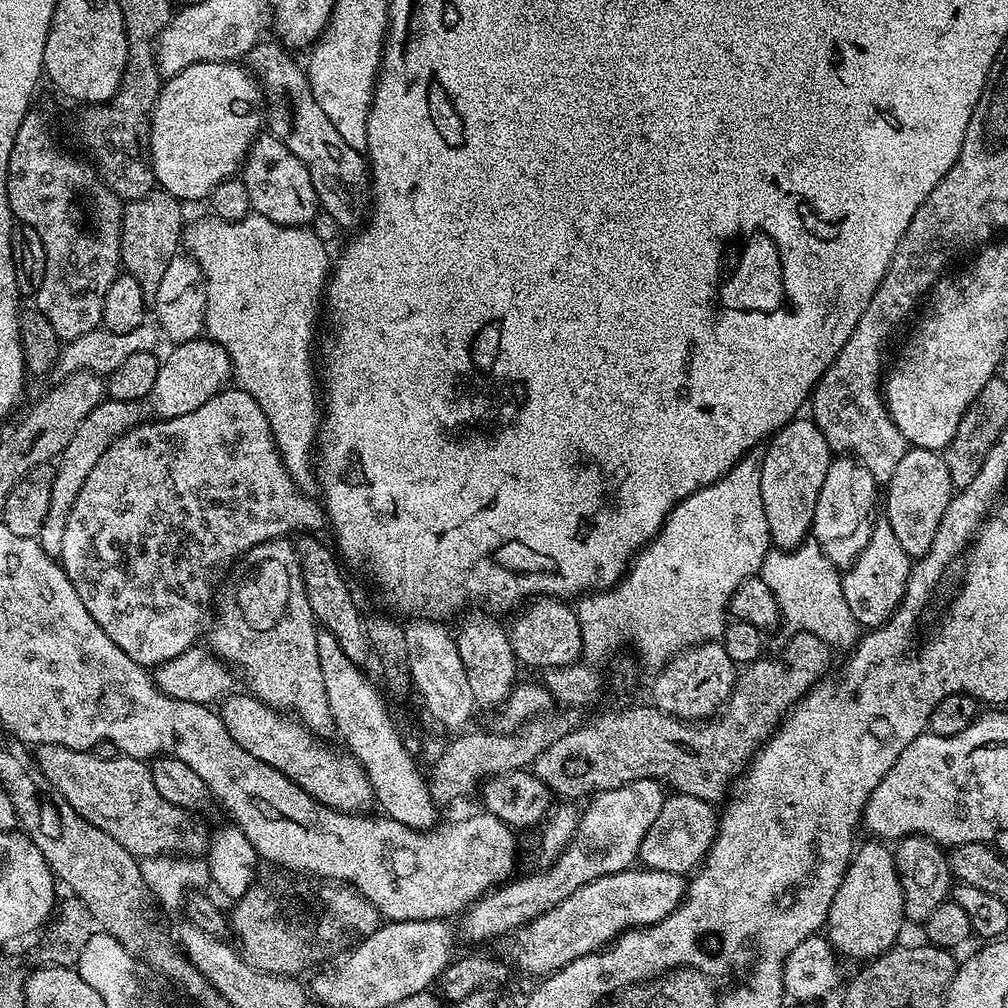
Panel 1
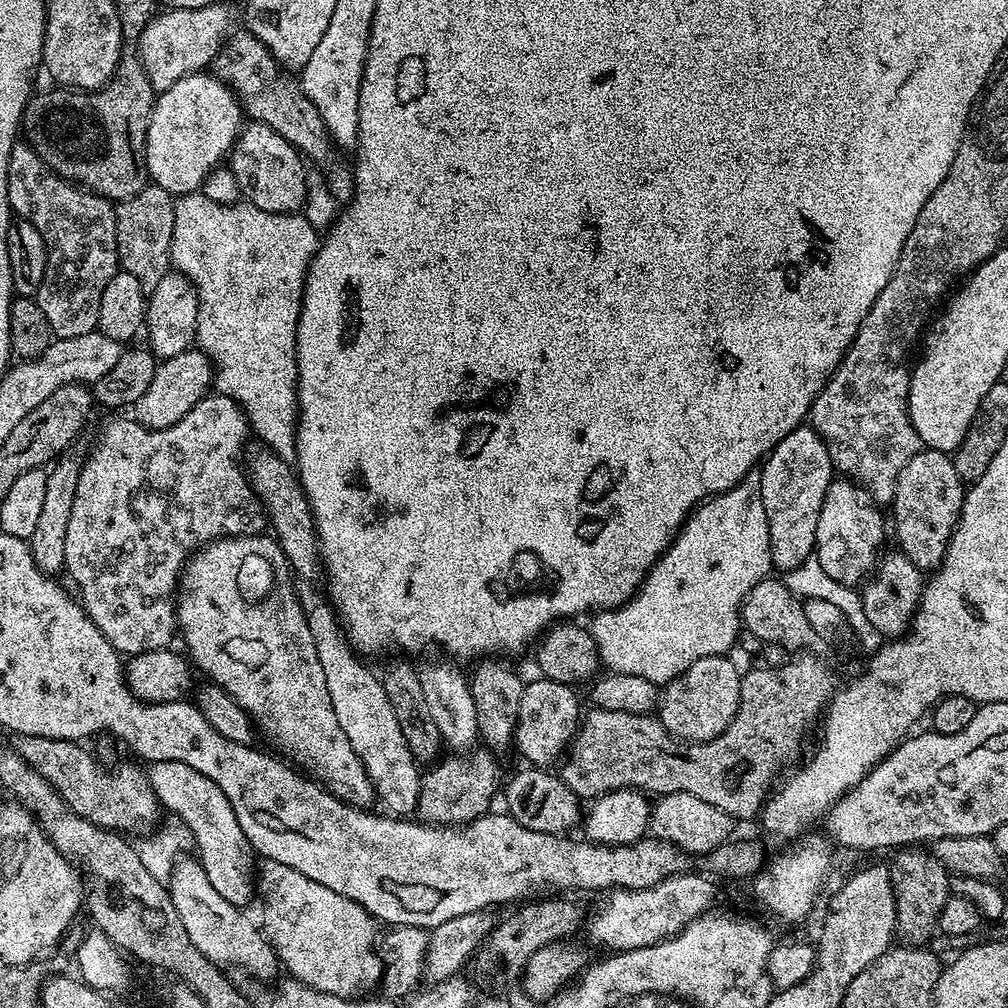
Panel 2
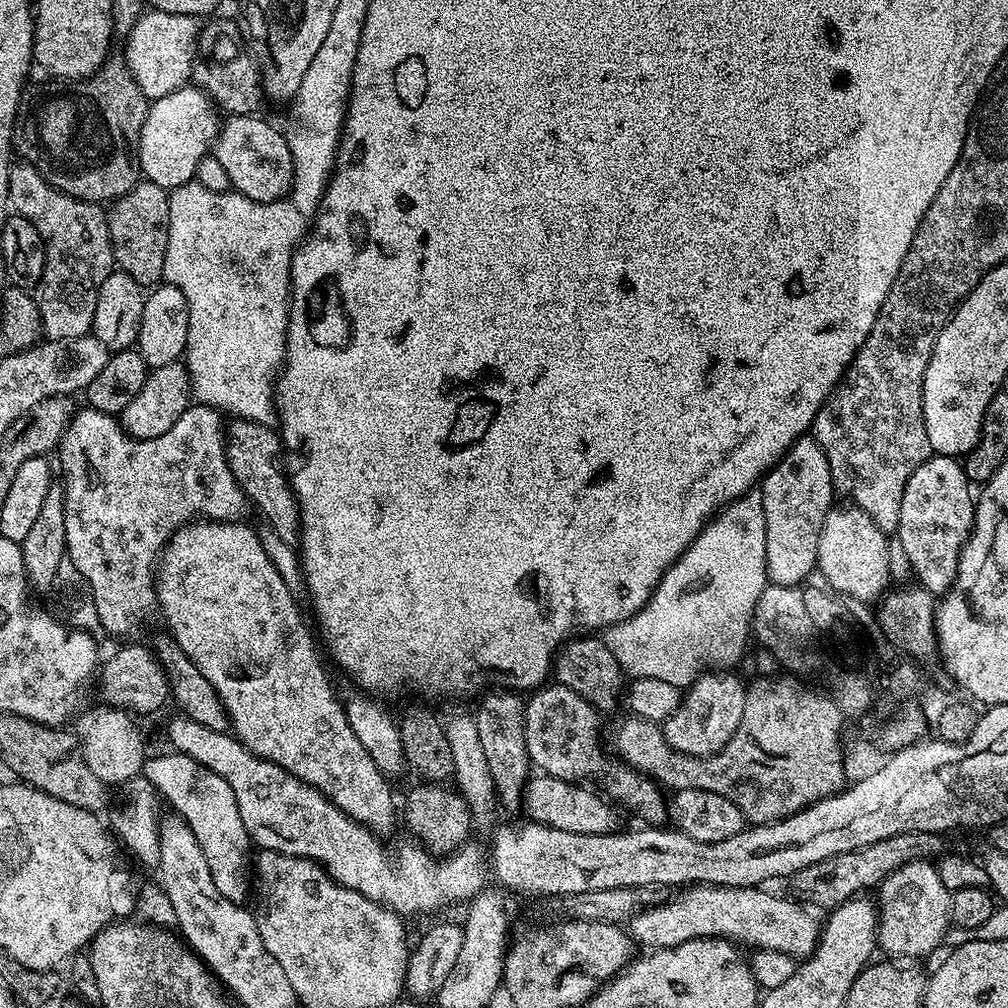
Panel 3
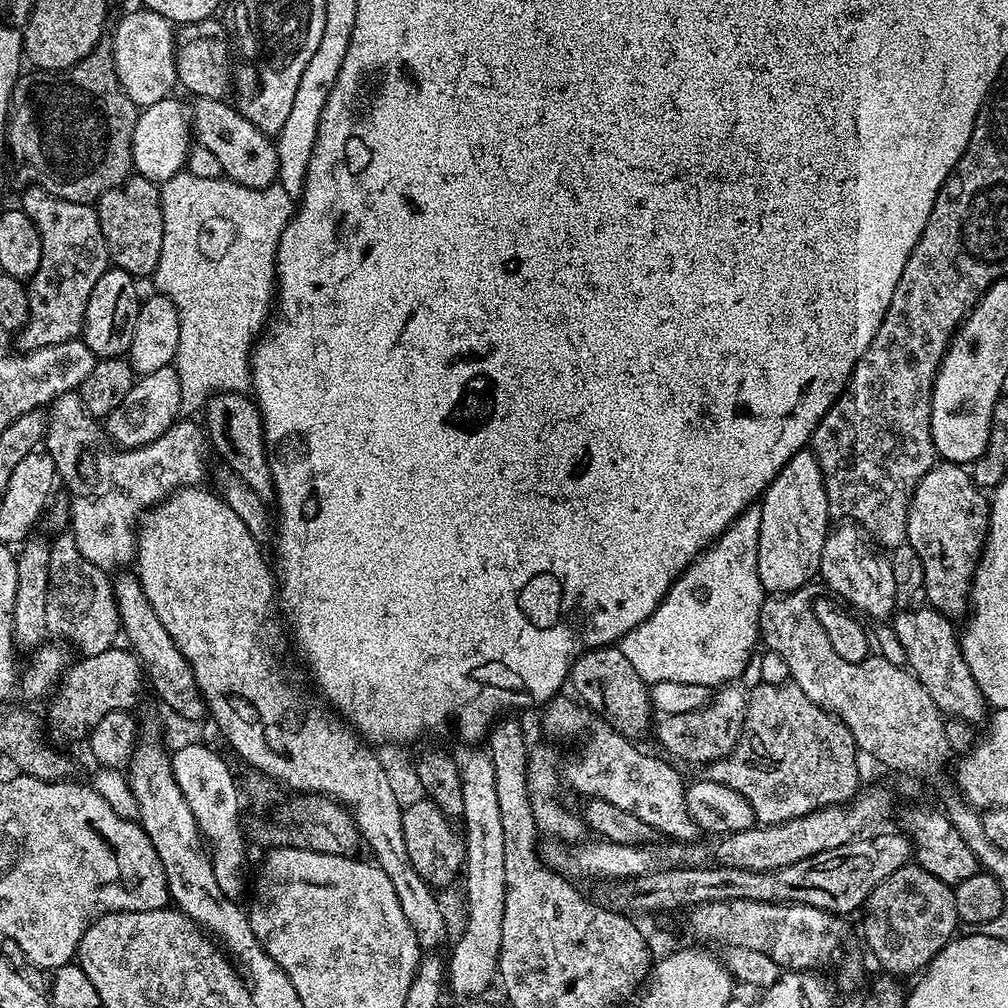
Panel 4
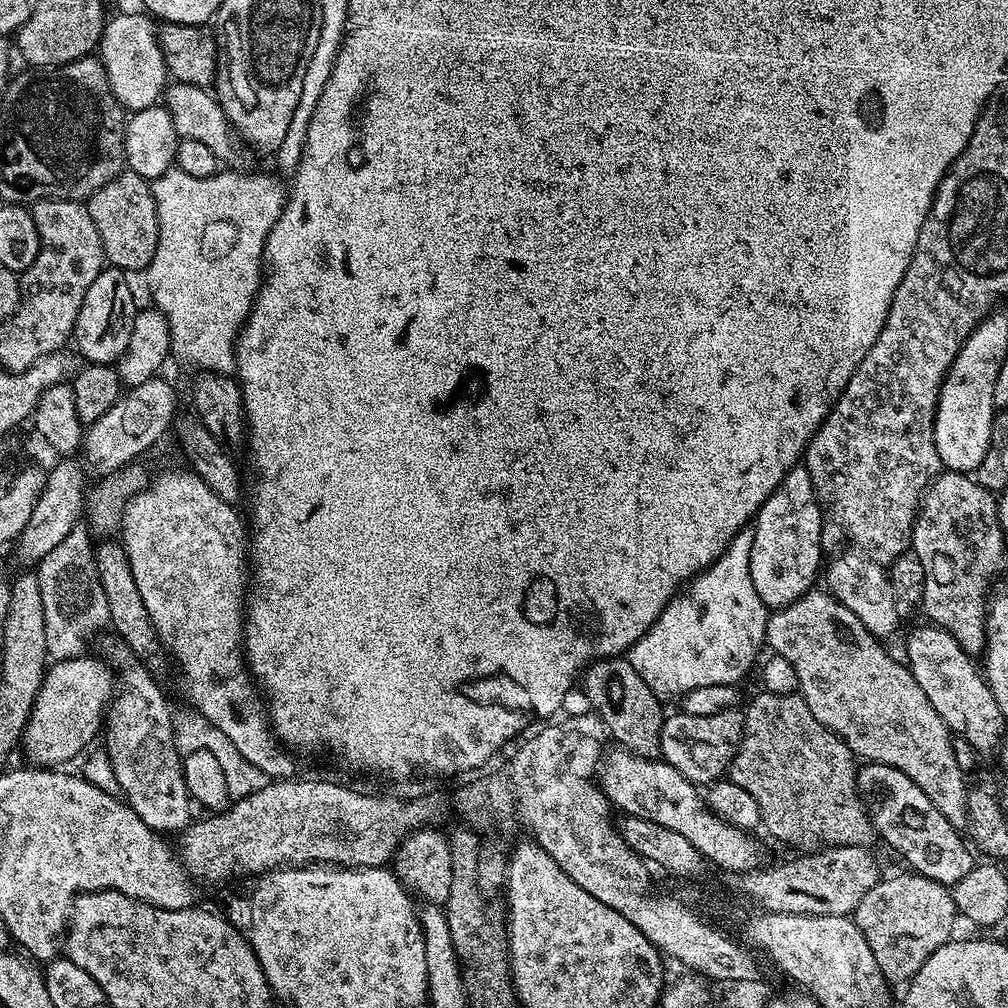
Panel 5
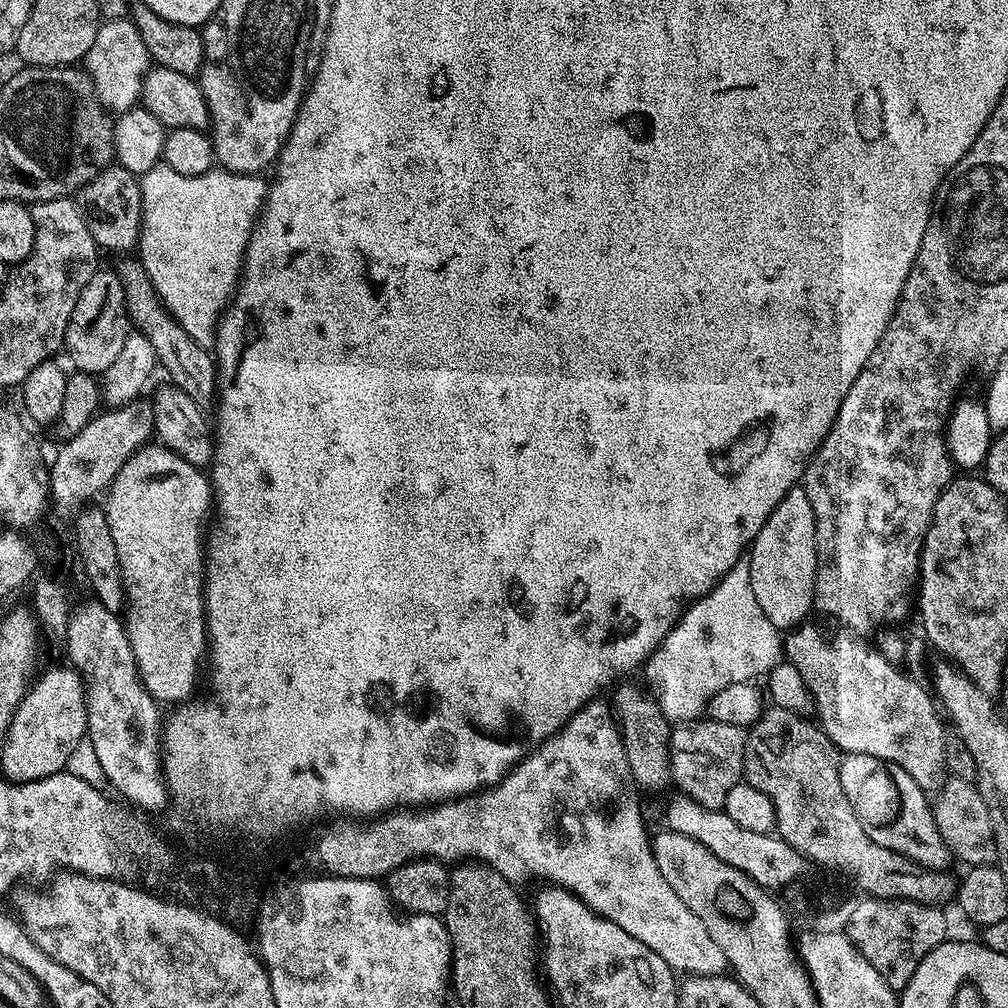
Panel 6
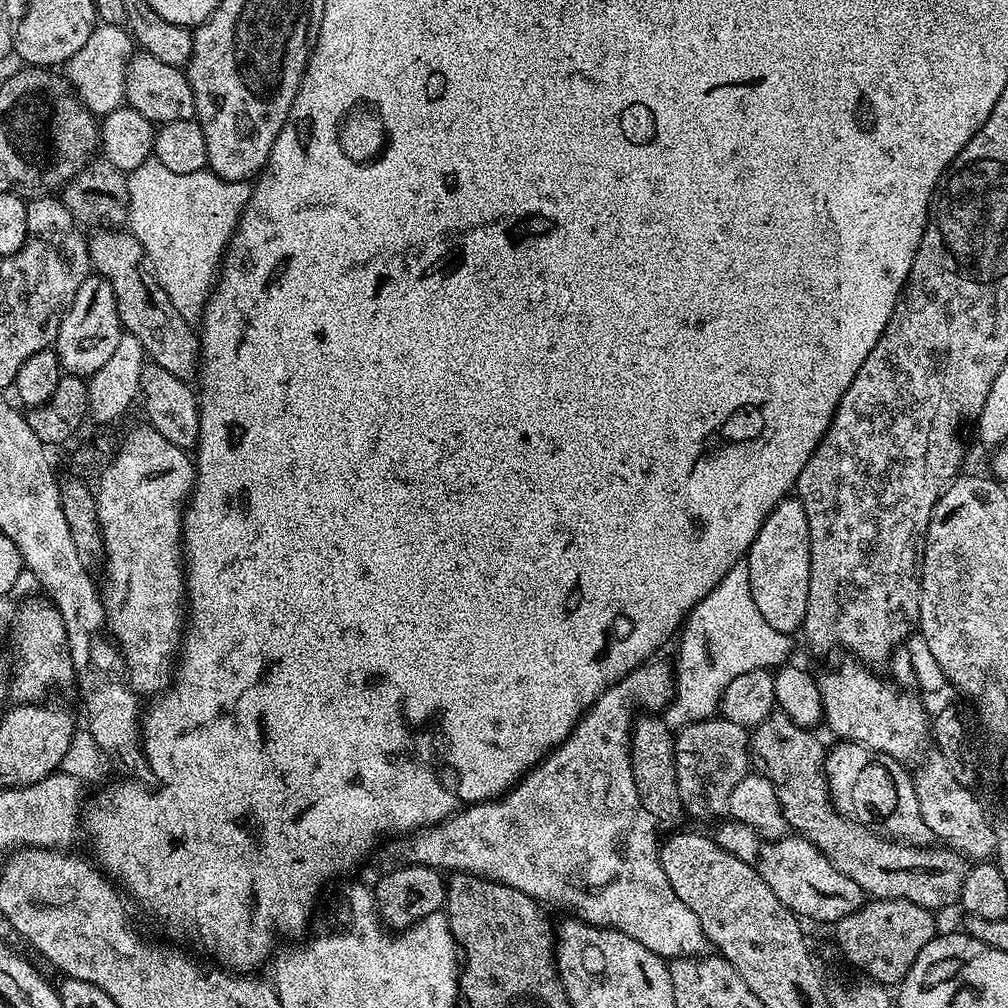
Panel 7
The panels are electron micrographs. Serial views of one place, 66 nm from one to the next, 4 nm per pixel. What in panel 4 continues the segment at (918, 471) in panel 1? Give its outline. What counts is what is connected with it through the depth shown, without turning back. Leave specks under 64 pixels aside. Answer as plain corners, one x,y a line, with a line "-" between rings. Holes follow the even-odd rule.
937,462
918,482
918,486
912,495
912,501
908,507
908,539
907,547
912,547
916,551
916,556
920,559
920,568
924,571
924,592
928,595
927,603
936,608
939,612
944,613
949,618
963,617
970,608
970,593
972,590
972,577
976,575
976,565
980,563
980,554
984,550
984,541
988,539
988,509
990,500
981,489
977,488
976,483
971,478
967,467
950,464
947,462

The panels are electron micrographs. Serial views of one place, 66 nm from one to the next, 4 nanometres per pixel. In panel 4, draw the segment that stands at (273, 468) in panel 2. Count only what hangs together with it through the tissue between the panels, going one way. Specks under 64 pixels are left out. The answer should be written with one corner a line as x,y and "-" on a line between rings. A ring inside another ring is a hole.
218,392
210,397
202,409
203,427
206,429
206,440
221,456
223,467
234,470
258,498
271,501
276,494
272,481
270,452
264,442
264,423
260,417
255,399
242,392

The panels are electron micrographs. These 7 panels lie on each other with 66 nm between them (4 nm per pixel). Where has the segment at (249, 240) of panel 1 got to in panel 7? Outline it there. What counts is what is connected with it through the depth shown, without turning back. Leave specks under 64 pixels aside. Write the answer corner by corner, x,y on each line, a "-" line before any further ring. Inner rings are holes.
155,158
142,162
133,172
127,173
128,178
128,219
127,227
144,248
147,263
152,263
156,271
154,277
160,292
170,294
170,302
178,309
178,314
190,322
196,322
204,315
204,306
208,303
218,269
224,258
224,249
228,246
233,234
236,233
236,223
248,205
252,196
253,185
242,180
224,180
215,176
210,170
194,174
174,174
162,166

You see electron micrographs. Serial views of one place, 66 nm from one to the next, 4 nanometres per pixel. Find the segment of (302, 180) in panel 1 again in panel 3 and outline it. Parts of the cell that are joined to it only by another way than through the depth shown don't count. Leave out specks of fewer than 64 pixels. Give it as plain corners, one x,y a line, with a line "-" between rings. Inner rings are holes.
249,114
247,116
229,115
228,121
219,125
214,141
214,154
218,162
226,170
230,177
232,188
250,198
254,202
274,202
285,199
289,195
294,178
294,162
290,154
290,146
287,145
287,138
283,131
275,128
268,120
263,120
263,115

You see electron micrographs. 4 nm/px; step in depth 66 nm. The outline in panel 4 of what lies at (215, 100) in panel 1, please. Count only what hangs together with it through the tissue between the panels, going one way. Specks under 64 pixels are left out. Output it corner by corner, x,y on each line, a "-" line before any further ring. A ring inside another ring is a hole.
176,98
154,102
154,106
143,109
137,115
132,143
132,166
147,180
163,182
185,171
188,149
193,143
194,133
190,127
190,116

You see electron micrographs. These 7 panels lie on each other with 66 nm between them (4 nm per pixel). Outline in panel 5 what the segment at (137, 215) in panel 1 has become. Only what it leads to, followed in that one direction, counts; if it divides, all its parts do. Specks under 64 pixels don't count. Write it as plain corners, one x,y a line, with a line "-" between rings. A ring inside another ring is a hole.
131,170
119,172
88,197
86,207
90,218
94,218
94,226
98,226
105,261
125,274
143,273
154,258
158,244
158,210
154,206
151,183

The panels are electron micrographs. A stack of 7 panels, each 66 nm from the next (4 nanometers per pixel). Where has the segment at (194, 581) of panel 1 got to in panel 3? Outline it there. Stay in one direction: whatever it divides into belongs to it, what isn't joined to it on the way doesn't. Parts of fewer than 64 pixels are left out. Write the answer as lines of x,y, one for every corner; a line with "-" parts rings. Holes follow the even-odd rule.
193,403
184,411
182,418
178,418
178,422
174,422
174,426
170,426
170,430
166,430
166,434
158,434
158,438
146,438
145,440
135,440
133,436
128,435
116,416
99,412
87,406
77,407
75,414
69,420
68,428
62,434
58,445
58,453
60,452
58,472
59,475
60,472
64,475
62,483
64,485
64,501
66,502
66,546
68,547
66,556
72,560
74,566
89,583
98,610
99,627
108,631
110,635
128,636
124,638
135,637
132,635
147,622
148,615
157,611
155,583
158,561
161,559
164,548
168,545
168,540
179,528
183,528
185,524
195,521
197,518
221,522
240,522
245,519
244,511
249,511
250,501
238,486
238,482
226,462
226,450
224,449
226,427
224,428
220,419
222,416
217,409

